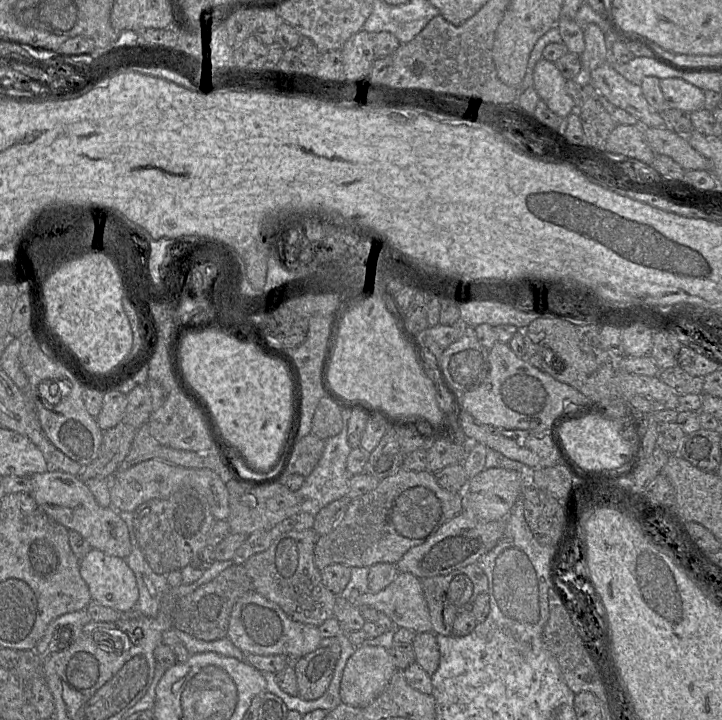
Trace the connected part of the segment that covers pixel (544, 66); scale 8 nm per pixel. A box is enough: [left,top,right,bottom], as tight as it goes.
[533,58,576,118]

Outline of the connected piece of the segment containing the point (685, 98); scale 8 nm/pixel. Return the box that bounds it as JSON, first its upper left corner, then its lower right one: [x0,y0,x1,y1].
[660,78,704,112]

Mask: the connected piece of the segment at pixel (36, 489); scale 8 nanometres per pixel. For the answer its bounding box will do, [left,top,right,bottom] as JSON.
[30,470,131,559]

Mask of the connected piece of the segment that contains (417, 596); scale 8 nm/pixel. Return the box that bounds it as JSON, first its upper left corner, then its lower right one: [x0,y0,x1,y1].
[349,572,432,634]

